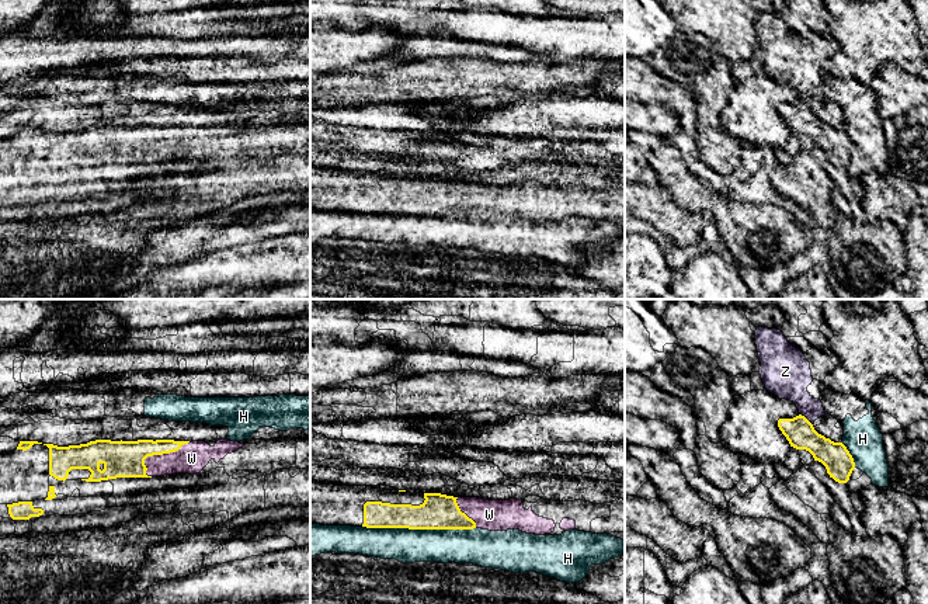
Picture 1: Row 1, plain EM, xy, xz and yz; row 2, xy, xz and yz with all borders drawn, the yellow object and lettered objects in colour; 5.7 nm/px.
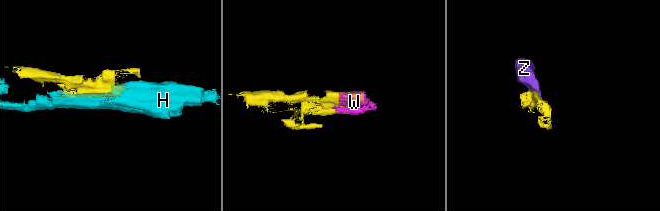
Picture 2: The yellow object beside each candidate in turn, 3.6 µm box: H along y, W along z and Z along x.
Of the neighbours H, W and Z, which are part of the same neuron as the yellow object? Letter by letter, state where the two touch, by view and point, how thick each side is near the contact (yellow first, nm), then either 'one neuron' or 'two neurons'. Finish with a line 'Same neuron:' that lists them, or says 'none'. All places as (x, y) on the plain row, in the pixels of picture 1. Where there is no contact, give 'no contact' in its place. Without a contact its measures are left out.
H: contact xz (419, 214); calibres 200 and 190 nm; two neurons
W: contact xy (159, 139); calibres 200 and 180 nm; one neuron
Z: contact yz (806, 104); calibres 170 and 220 nm; two neurons
Same neuron: W

